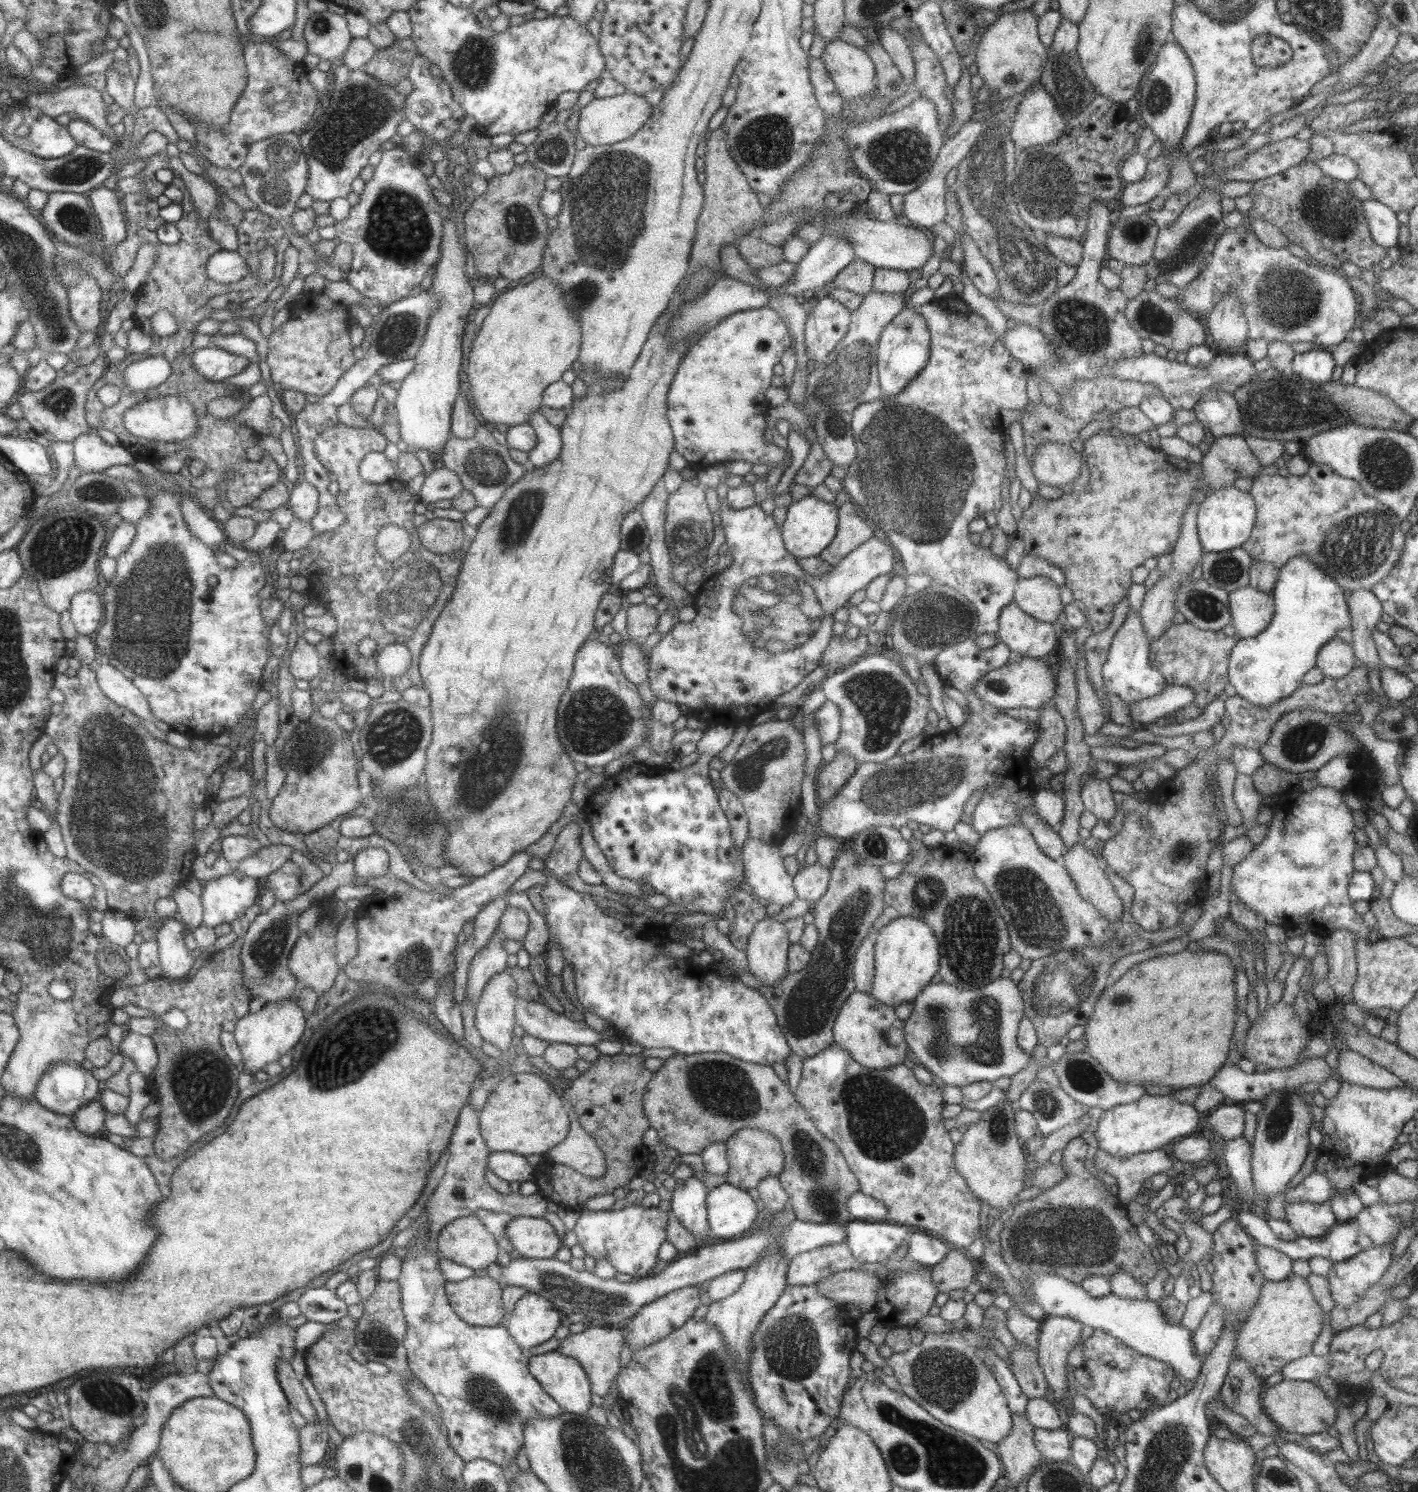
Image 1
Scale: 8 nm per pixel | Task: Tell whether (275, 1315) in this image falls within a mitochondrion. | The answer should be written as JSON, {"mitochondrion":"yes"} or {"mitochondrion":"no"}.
{"mitochondrion":"no"}

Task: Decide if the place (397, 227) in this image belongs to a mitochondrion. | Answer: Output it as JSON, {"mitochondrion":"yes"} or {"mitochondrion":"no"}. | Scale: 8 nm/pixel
{"mitochondrion":"yes"}

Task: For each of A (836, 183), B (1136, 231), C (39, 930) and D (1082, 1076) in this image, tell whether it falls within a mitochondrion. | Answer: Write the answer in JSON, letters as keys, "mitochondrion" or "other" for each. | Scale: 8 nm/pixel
{"A":"other","B":"mitochondrion","C":"mitochondrion","D":"mitochondrion"}

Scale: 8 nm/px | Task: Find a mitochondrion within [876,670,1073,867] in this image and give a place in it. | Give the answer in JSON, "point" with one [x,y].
{"point":[1000,686]}

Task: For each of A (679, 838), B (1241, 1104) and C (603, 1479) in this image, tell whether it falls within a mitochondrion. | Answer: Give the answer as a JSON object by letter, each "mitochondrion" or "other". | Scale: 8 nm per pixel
{"A":"other","B":"other","C":"mitochondrion"}

